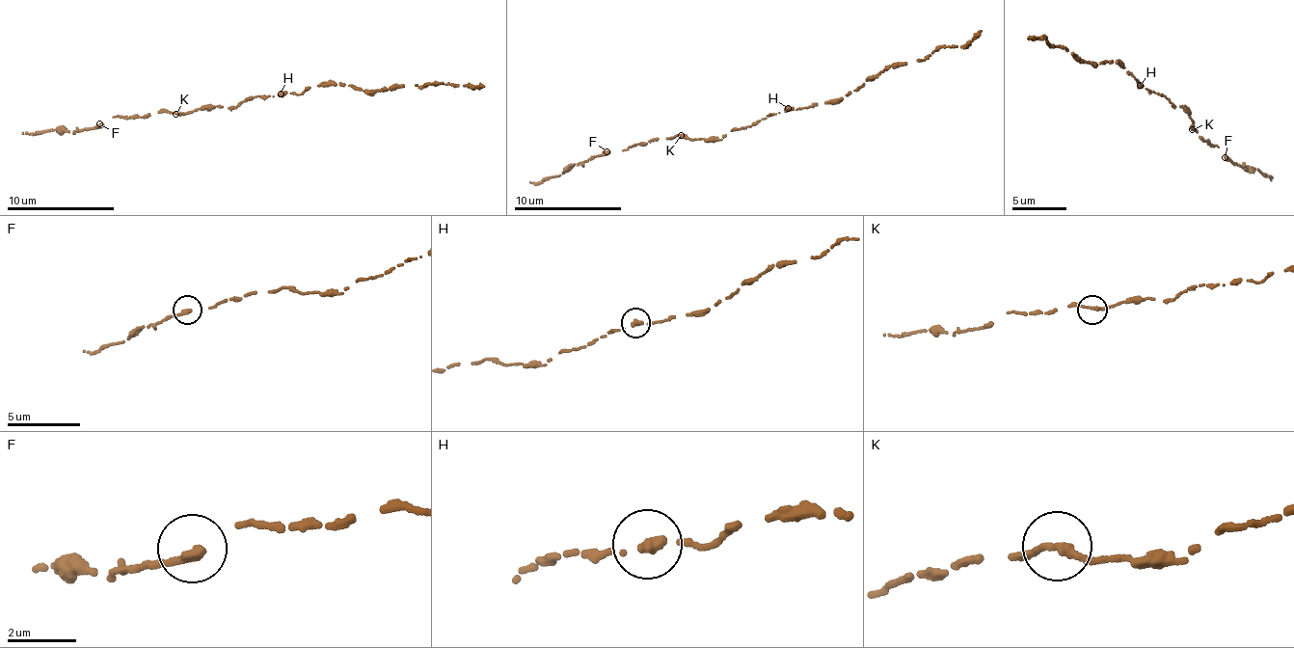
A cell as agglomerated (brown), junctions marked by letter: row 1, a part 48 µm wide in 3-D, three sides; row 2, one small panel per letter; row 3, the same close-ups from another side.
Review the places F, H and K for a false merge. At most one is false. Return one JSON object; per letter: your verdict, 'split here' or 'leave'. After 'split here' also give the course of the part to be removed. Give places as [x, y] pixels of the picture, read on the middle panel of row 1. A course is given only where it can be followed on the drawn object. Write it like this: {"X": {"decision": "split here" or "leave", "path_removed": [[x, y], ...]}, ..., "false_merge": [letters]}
{"F": {"decision": "leave"}, "H": {"decision": "leave"}, "K": {"decision": "leave"}, "false_merge": []}

